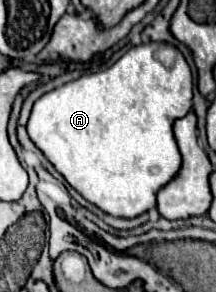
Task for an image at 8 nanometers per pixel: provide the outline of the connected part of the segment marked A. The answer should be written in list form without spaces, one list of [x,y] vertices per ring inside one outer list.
[[[155,43],[131,47],[109,69],[41,95],[27,123],[29,139],[67,183],[113,217],[133,219],[157,207],[157,191],[181,169],[173,123],[191,111],[193,77],[181,53],[175,67],[167,69],[153,57],[155,47]]]

